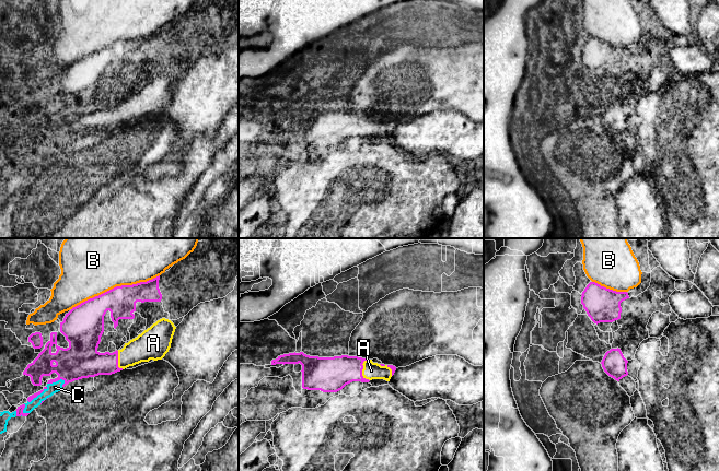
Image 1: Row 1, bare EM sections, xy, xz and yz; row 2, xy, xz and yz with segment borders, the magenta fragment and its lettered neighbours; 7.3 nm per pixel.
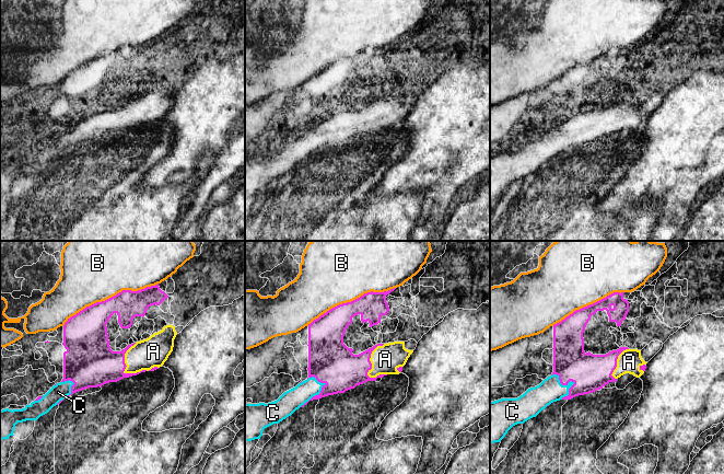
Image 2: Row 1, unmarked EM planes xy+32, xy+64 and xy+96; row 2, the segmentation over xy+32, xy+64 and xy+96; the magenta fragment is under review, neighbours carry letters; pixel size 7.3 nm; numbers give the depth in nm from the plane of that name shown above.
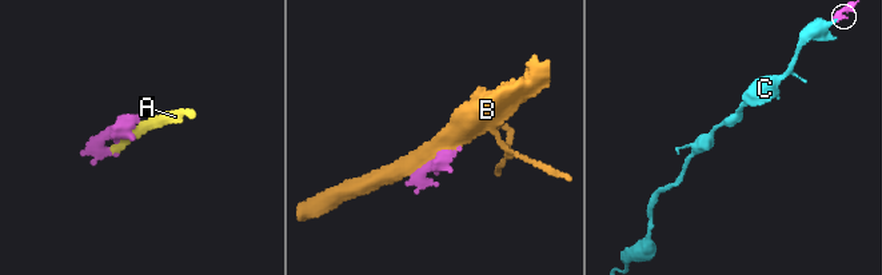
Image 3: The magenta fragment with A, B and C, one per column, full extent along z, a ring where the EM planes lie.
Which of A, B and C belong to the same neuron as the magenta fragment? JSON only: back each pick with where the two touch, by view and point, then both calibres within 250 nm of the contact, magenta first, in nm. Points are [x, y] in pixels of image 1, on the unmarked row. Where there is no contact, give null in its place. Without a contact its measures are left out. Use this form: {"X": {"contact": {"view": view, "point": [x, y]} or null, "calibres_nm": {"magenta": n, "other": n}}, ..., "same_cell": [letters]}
{"A": {"contact": {"view": "xz", "point": [361, 126]}, "calibres_nm": {"magenta": 260, "other": 130}}, "C": {"contact": {"view": "xy", "point": [56, 136]}, "calibres_nm": {"magenta": 280, "other": 80}}, "same_cell": ["A", "C"]}

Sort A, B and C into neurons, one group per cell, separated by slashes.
A C / B

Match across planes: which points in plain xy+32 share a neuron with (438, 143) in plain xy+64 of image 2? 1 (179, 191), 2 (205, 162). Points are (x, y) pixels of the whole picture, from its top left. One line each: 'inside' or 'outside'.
1: outside
2: outside

